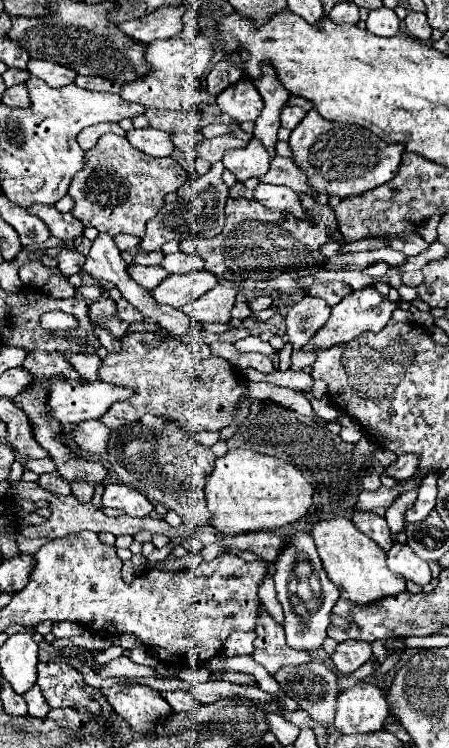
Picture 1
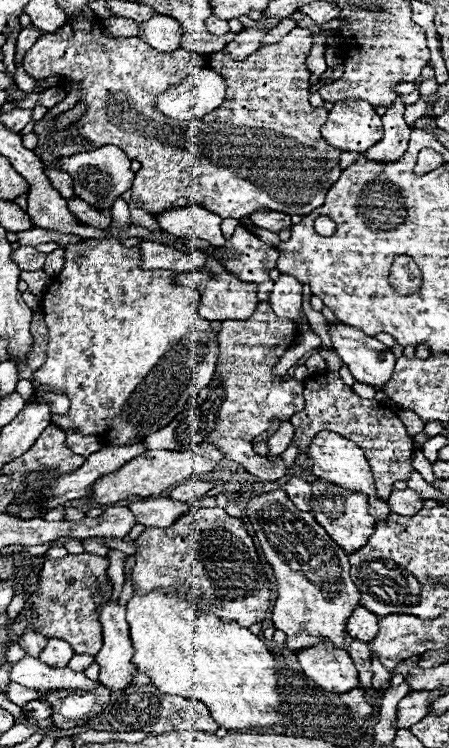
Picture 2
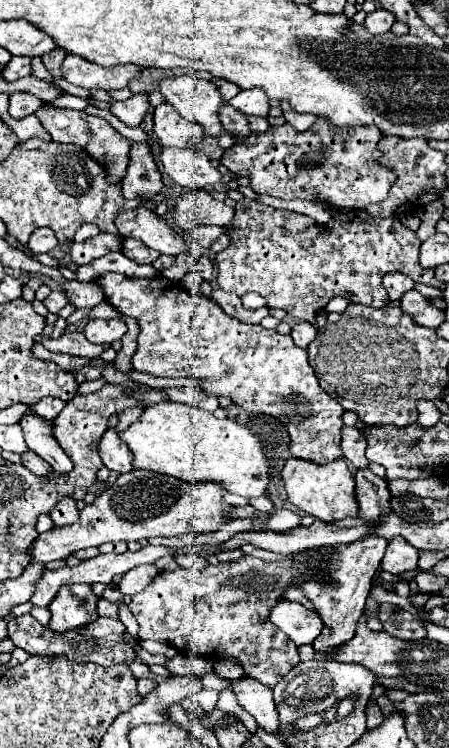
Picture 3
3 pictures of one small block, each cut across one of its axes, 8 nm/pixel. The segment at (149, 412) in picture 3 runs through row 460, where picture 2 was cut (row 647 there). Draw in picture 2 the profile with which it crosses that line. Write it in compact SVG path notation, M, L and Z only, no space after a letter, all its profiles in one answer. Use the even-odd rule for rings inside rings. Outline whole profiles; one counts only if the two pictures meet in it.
M164 590L146 596L134 594L126 610L134 644L132 662L152 678L158 692L198 698L208 706L218 726L226 730L284 726L276 660L248 628L226 626L214 614L204 614L192 602L180 602L176 592Z

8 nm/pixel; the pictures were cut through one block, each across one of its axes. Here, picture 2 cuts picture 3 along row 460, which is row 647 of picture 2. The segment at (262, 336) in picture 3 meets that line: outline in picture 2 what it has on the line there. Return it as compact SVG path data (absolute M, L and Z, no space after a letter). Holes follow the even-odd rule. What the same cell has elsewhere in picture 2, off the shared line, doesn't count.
M320 642L298 652L298 662L308 678L328 692L344 694L358 688L358 670L344 650L332 648L330 642Z

